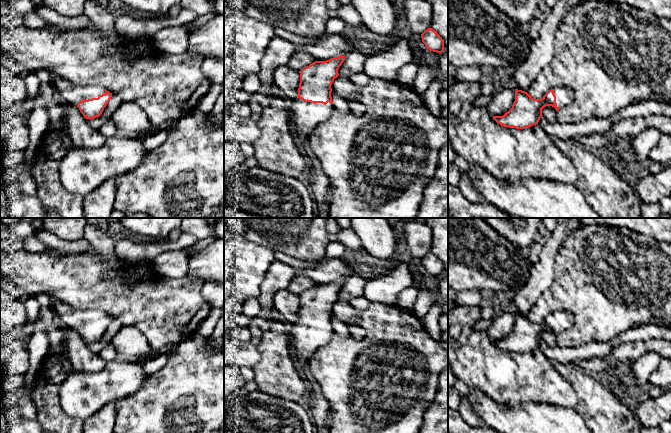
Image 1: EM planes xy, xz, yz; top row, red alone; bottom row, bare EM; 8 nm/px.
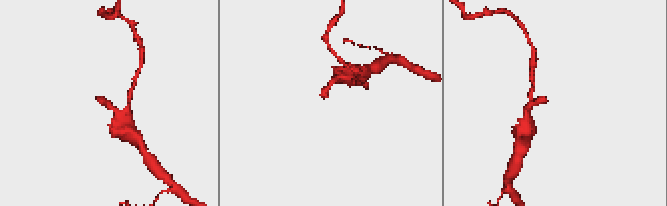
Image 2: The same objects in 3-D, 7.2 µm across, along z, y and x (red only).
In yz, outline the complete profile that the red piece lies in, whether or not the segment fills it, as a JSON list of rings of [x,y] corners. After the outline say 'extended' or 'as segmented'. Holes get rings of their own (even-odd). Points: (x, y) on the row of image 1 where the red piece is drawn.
[[[563,86],[549,90],[541,99],[534,99],[527,92],[515,89],[512,108],[503,116],[493,116],[493,119],[504,127],[524,129],[538,124],[544,107],[552,106],[558,111],[572,101],[572,91]]] | extended

